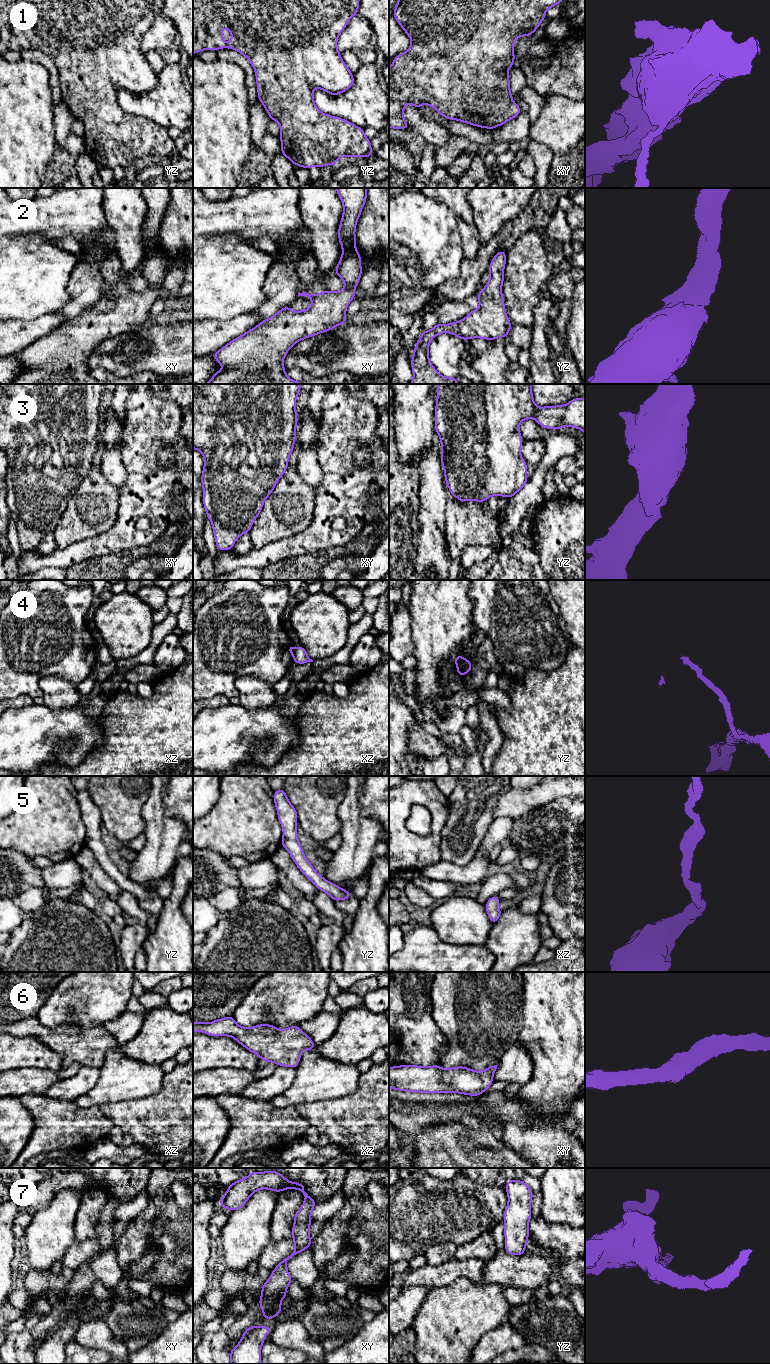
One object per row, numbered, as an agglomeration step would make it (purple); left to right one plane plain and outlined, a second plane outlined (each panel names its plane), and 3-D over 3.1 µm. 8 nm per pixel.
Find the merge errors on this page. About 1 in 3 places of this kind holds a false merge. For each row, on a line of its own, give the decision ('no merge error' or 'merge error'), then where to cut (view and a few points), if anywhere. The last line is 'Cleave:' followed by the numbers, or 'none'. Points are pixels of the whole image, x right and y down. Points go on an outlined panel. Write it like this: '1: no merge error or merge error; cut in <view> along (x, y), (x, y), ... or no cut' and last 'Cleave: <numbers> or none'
1: no merge error; no cut
2: no merge error; no cut
3: no merge error; no cut
4: merge error; cut in yz along (463, 658), (456, 664)
5: no merge error; no cut
6: no merge error; no cut
7: no merge error; no cut
Cleave: 4

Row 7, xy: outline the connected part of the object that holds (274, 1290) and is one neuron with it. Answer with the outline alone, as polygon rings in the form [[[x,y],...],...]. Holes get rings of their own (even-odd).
[[[269,1170],[265,1172],[253,1171],[247,1177],[229,1185],[219,1204],[230,1211],[239,1210],[259,1189],[269,1189],[278,1193],[286,1189],[296,1189],[301,1191],[305,1197],[301,1208],[294,1216],[291,1234],[294,1240],[294,1251],[277,1264],[276,1268],[271,1271],[268,1281],[261,1287],[262,1293],[258,1303],[263,1312],[263,1319],[272,1319],[280,1314],[282,1309],[281,1300],[288,1298],[286,1290],[293,1281],[287,1270],[287,1260],[311,1246],[312,1241],[309,1232],[312,1222],[311,1212],[317,1202],[304,1191],[302,1184],[296,1181],[289,1182],[279,1172]]]

